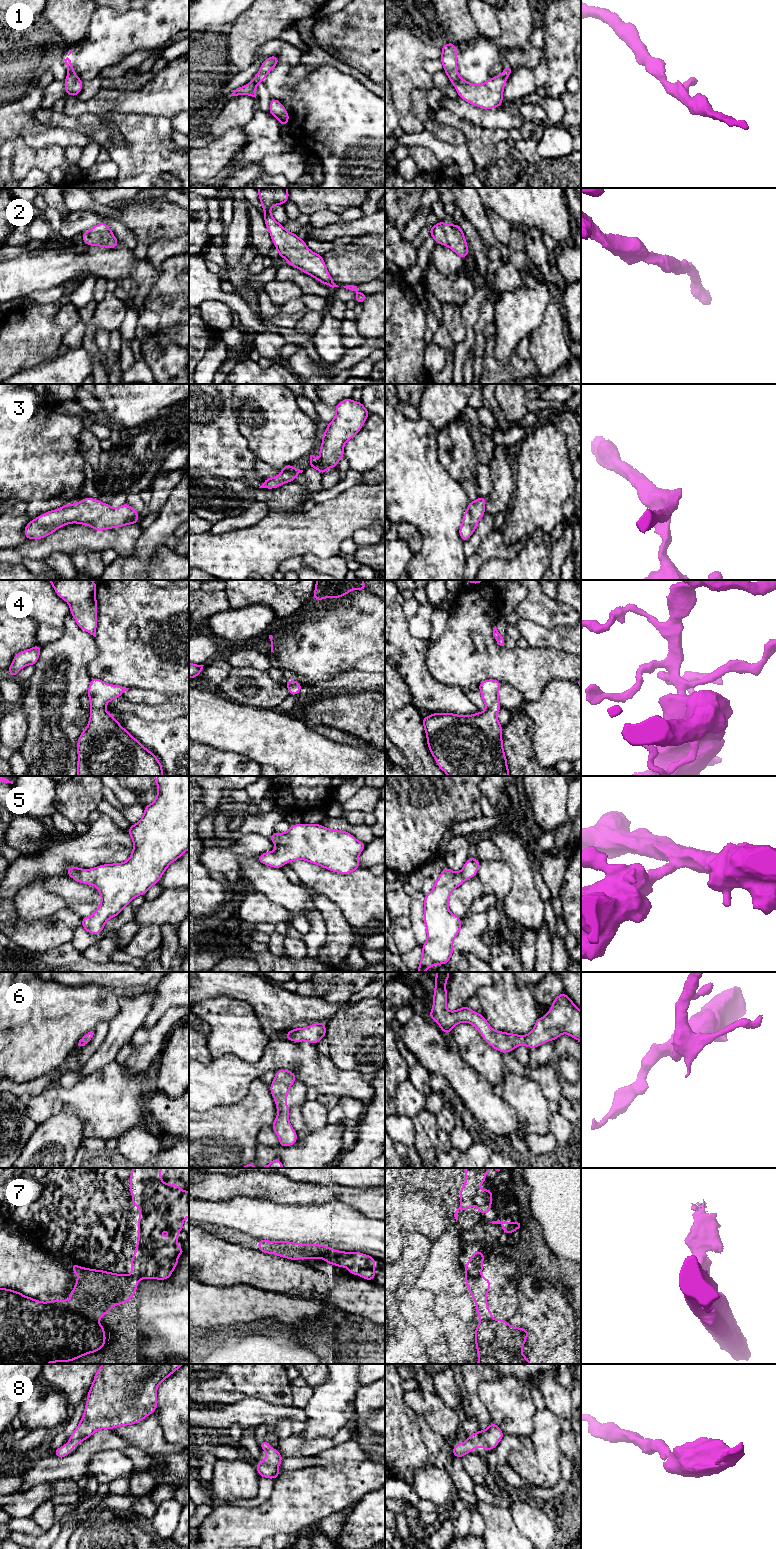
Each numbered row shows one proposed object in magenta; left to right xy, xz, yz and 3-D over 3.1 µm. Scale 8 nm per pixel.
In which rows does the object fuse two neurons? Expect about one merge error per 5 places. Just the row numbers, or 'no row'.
7

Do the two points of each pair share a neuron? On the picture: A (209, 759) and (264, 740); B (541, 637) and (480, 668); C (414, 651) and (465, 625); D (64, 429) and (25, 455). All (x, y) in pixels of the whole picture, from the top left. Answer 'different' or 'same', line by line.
A: different
B: different
C: different
D: same

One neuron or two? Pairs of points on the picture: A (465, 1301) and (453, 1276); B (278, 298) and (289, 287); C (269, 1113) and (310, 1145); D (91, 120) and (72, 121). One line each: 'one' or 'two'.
A: two
B: one
C: two
D: one

